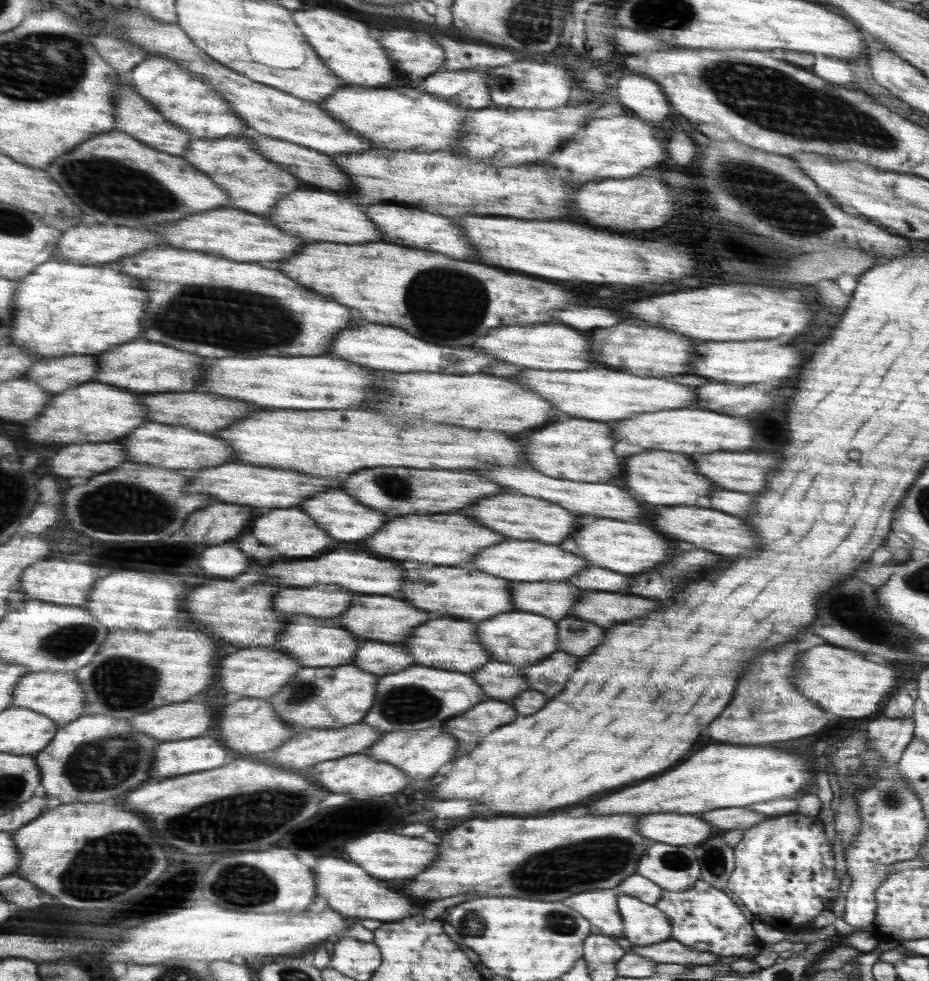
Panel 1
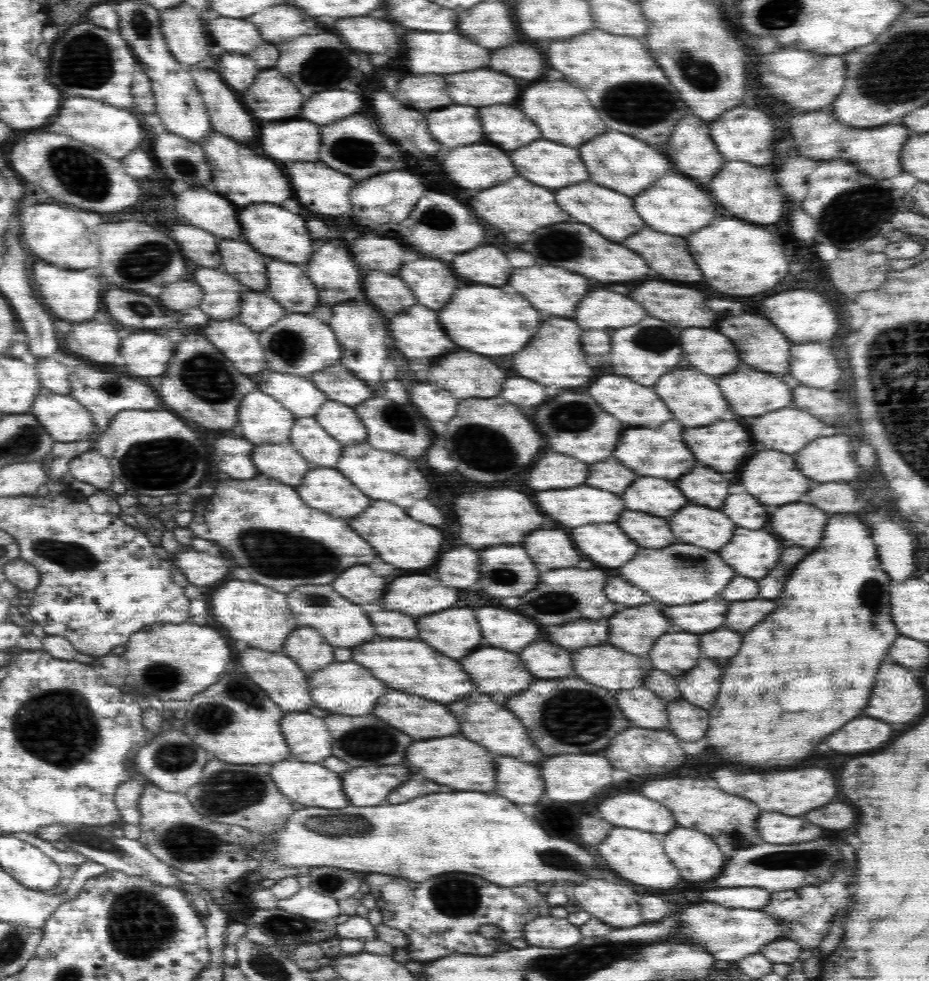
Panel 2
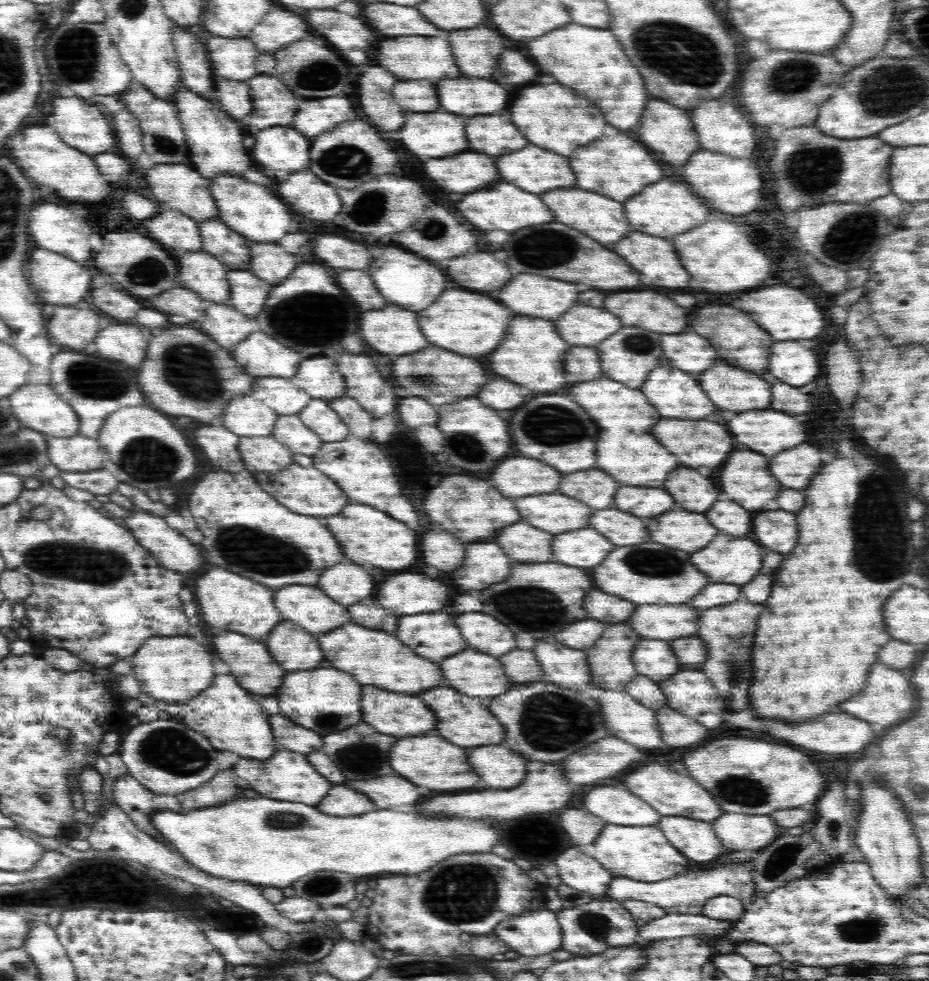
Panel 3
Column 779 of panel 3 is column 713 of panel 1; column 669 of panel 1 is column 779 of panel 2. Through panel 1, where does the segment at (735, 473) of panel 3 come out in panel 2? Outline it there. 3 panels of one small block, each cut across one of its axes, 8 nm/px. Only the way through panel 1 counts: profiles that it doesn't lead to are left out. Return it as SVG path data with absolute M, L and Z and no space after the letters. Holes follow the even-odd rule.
M768 450L768 452L758 452L742 470L742 484L746 486L746 490L754 496L758 496L762 500L762 504L774 504L774 506L782 506L788 502L796 502L802 494L806 494L810 488L814 488L818 482L814 482L812 478L806 478L798 468L796 468L796 460L792 454L782 454L776 450Z

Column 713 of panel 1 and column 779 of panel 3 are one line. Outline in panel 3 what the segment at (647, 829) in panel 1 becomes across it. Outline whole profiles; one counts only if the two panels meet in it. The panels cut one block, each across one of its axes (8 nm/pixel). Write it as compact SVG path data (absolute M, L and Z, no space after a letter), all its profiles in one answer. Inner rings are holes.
M724 813L712 822L716 836L732 850L759 850L778 838L780 828L768 815Z

